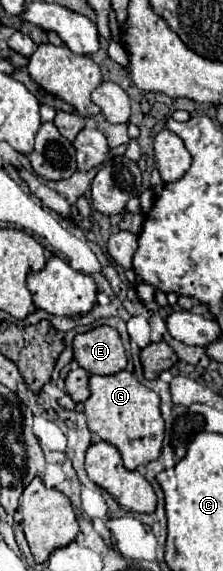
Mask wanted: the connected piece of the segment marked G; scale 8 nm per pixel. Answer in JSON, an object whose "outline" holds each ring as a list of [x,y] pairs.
{"outline":[[[127,370],[109,376],[91,376],[89,390],[91,396],[85,402],[89,430],[119,448],[125,468],[135,470],[139,464],[147,464],[161,454],[165,422],[159,412],[159,396],[153,390],[139,384]]]}

